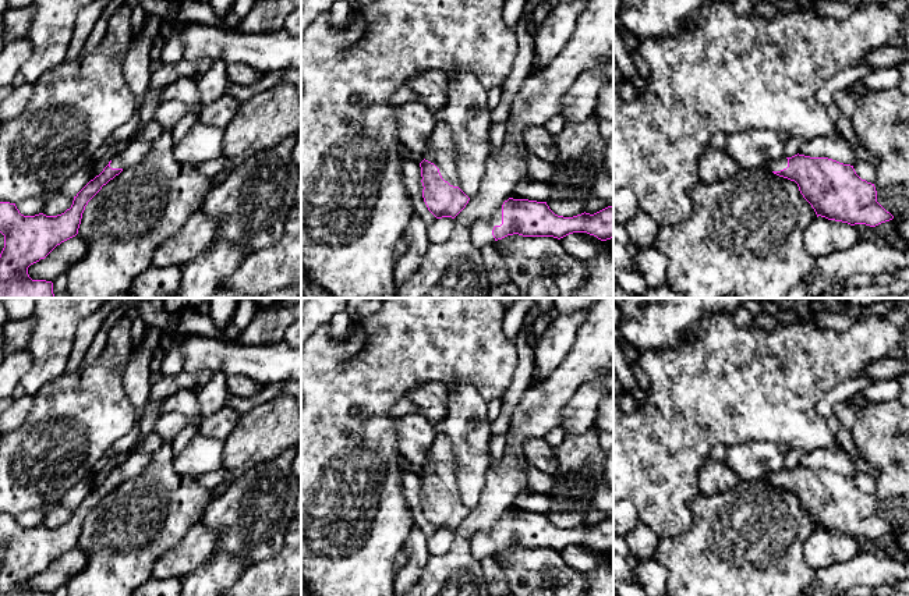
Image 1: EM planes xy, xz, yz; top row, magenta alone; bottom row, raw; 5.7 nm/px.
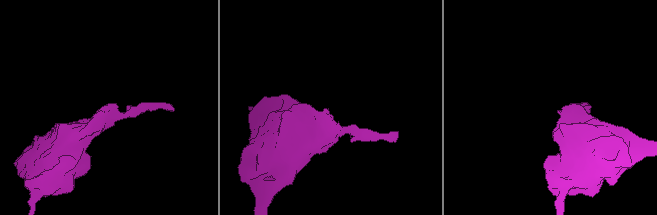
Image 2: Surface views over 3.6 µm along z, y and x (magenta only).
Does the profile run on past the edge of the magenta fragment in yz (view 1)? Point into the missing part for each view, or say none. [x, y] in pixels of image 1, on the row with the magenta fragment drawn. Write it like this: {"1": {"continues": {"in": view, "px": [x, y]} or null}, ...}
{"1": {"continues": {"in": "yz", "px": [780, 165]}}}

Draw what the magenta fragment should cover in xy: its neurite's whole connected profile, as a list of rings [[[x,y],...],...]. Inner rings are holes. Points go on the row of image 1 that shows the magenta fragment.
[[[135,136],[74,196],[71,207],[61,214],[24,216],[15,203],[0,202],[0,233],[4,235],[0,253],[0,298],[53,298],[53,283],[32,280],[28,267],[75,237],[88,202],[124,168],[137,166],[149,149],[151,143]]]

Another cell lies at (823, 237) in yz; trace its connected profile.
[[[818,216],[804,230],[803,241],[806,251],[814,259],[818,259],[857,245],[859,234],[856,228],[848,223]]]

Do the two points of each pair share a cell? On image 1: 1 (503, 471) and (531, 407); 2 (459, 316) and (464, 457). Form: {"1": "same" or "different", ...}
{"1": "same", "2": "different"}

